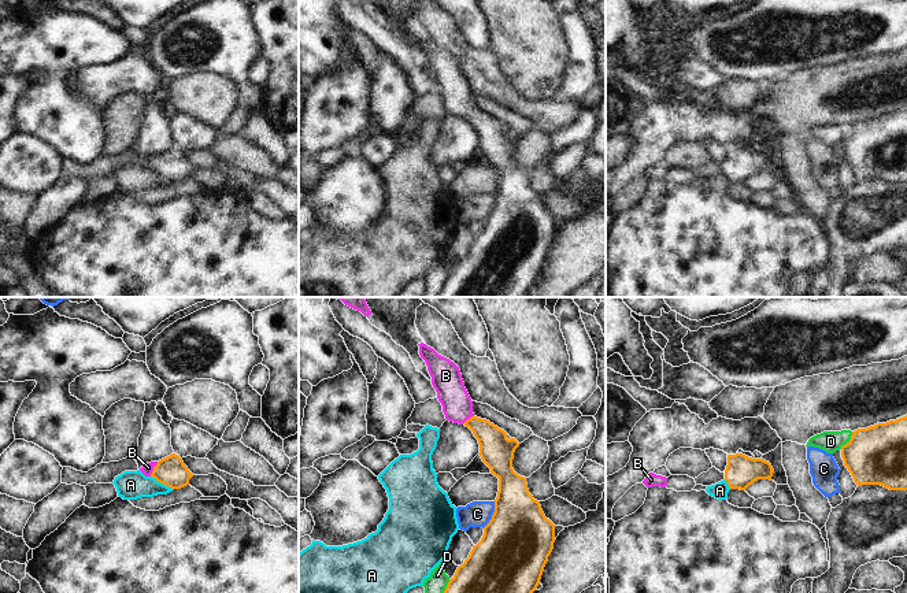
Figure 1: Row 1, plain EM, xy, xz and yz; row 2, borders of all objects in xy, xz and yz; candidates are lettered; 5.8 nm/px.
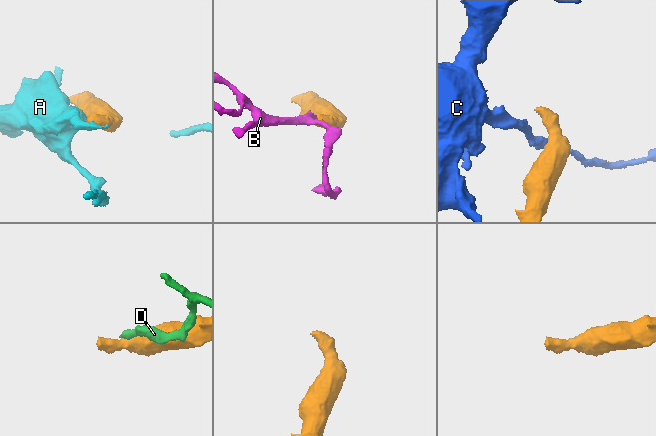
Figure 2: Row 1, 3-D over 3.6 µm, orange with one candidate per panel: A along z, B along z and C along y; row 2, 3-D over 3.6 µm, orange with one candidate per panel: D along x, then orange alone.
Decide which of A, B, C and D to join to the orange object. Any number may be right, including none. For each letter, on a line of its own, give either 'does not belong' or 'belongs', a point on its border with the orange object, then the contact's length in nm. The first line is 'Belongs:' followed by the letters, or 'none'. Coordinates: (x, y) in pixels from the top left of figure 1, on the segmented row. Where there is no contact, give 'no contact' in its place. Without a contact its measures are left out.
Belongs: B
A: does not belong; meets orange in xy at (162, 482); contact 160 nm long
B: belongs; meets orange in xy at (154, 469); contact 100 nm long
C: does not belong; meets orange in xz at (492, 515); contact 180 nm long
D: does not belong; meets orange in yz at (850, 440); contact 130 nm long

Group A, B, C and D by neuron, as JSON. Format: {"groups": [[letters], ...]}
{"groups": [["A"], ["B"], ["C"], ["D"]]}

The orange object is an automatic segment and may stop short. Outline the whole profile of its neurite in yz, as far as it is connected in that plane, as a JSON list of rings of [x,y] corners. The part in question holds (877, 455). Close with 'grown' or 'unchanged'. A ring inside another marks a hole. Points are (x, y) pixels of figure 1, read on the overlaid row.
[[[907,415],[852,431],[841,457],[858,486],[907,490]]] | unchanged

